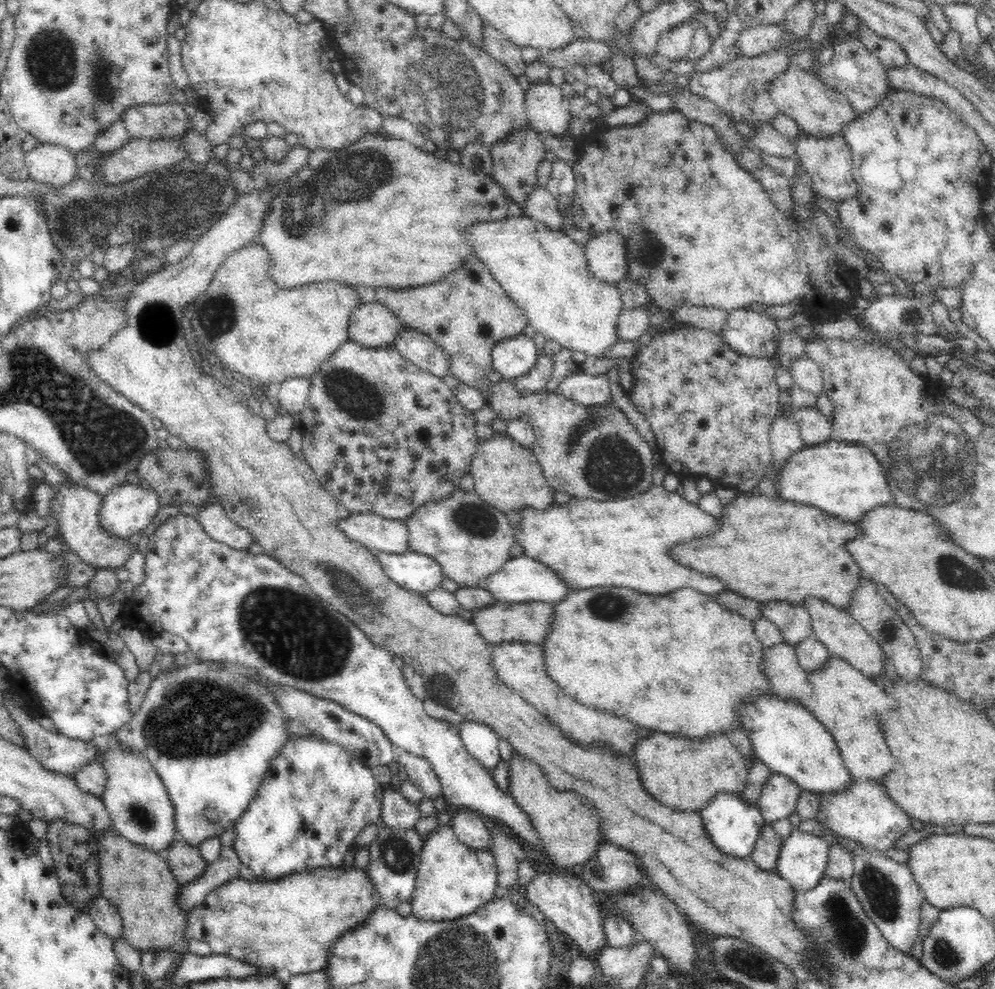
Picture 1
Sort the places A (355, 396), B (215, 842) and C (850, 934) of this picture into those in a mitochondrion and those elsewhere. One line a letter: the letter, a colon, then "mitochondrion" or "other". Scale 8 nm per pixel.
A: mitochondrion
B: other
C: mitochondrion

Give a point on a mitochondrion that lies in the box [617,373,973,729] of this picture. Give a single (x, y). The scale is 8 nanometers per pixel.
(887, 630)

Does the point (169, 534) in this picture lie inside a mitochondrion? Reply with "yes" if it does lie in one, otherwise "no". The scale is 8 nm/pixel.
no

